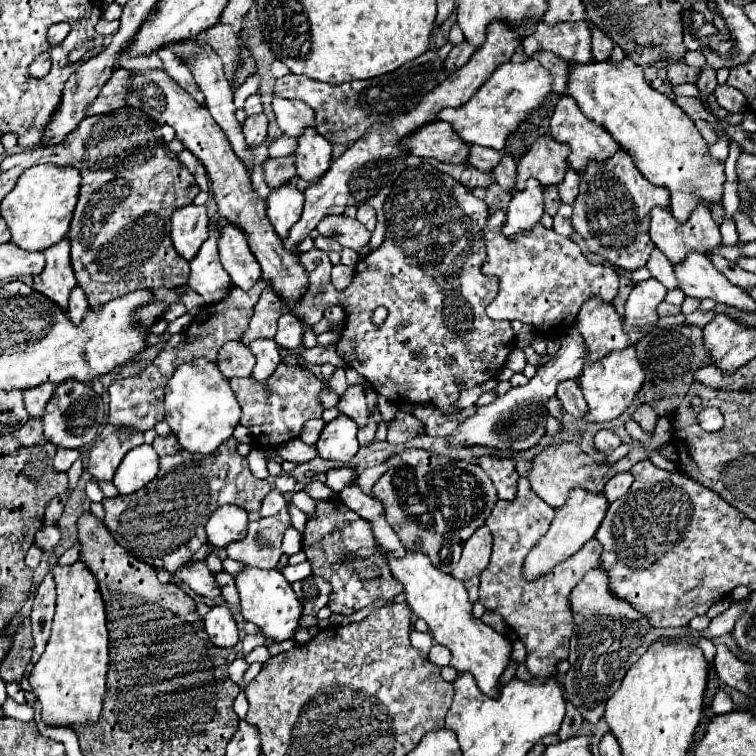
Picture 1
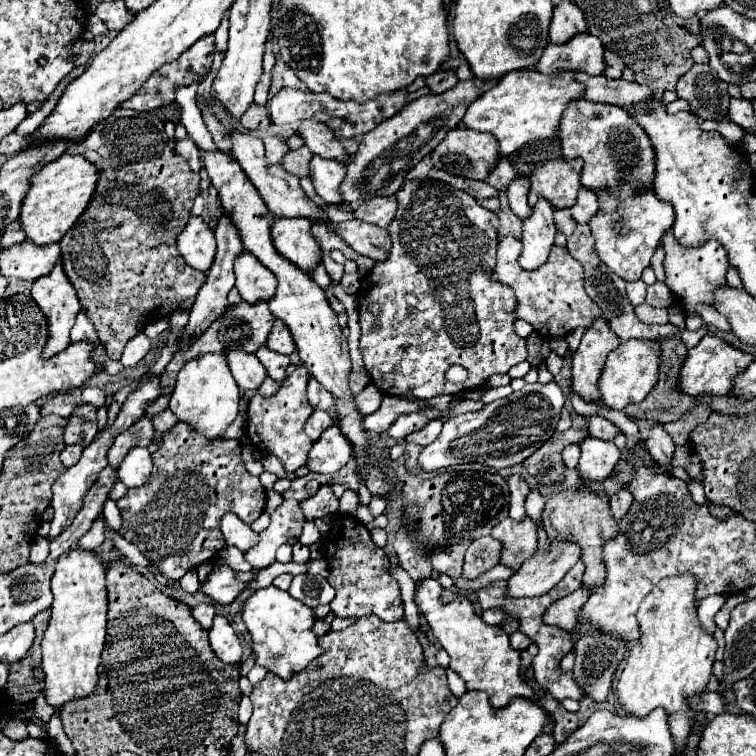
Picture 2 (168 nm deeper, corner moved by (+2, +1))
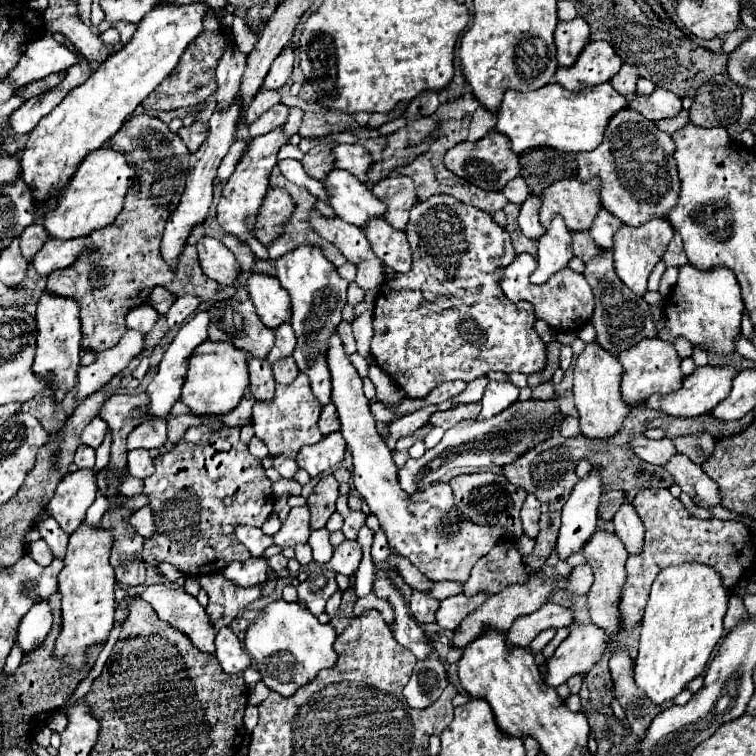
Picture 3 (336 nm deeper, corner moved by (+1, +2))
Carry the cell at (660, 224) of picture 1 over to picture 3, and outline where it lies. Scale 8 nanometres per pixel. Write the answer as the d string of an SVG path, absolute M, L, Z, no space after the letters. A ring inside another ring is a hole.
M692 263L678 267L678 281L670 301L664 309L666 327L658 333L660 339L672 341L674 337L686 337L692 345L702 345L718 353L734 351L732 339L740 333L740 319L744 311L744 301L740 295L740 285L734 273L726 265L716 265L716 269L698 269Z

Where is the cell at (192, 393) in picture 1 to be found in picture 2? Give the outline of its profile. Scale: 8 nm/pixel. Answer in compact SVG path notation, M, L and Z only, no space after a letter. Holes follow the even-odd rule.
M201 354L199 358L191 358L187 362L179 376L175 390L169 400L169 408L175 412L175 416L193 426L199 434L213 440L219 438L219 434L237 418L239 410L239 388L235 384L235 378L229 372L227 356L225 354Z

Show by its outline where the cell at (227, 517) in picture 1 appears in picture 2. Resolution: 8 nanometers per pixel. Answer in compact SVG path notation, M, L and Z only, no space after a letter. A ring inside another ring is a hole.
M225 514L221 520L221 532L225 536L225 542L229 546L237 546L239 550L247 552L255 542L259 542L259 536L247 526L243 520L239 520L235 514Z

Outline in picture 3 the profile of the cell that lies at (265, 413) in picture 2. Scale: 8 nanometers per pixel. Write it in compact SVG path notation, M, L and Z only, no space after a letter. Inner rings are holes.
M298 373L294 383L276 385L276 393L274 393L272 401L256 401L254 403L254 413L252 413L254 435L264 441L264 445L268 447L268 453L272 457L284 455L288 459L296 459L300 447L318 443L322 439L320 431L316 429L320 409L322 409L322 405L312 395L308 377L304 373Z

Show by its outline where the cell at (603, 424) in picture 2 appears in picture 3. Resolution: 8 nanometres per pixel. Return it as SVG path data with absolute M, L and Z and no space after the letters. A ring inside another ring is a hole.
M632 435L630 449L636 455L640 455L640 459L654 463L654 465L664 465L664 461L668 461L668 457L676 453L676 447L672 445L668 437L654 441L654 439L646 439L644 435Z

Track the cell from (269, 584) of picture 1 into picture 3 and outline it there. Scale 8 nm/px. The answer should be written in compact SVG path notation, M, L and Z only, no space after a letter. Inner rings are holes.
M276 599L268 603L258 619L250 623L246 629L244 645L262 673L262 681L276 693L290 697L298 687L306 685L316 677L320 669L332 667L336 663L336 651L332 643L336 639L336 631L328 623L320 623L304 605L288 603L284 599Z

